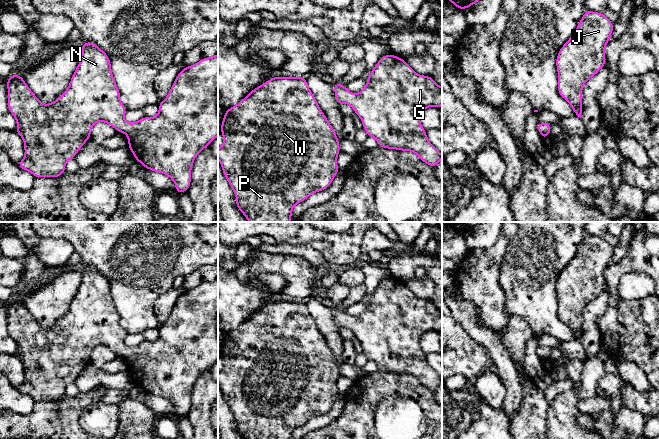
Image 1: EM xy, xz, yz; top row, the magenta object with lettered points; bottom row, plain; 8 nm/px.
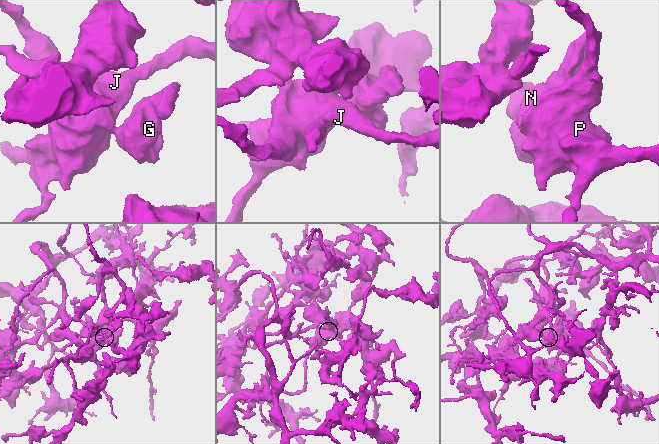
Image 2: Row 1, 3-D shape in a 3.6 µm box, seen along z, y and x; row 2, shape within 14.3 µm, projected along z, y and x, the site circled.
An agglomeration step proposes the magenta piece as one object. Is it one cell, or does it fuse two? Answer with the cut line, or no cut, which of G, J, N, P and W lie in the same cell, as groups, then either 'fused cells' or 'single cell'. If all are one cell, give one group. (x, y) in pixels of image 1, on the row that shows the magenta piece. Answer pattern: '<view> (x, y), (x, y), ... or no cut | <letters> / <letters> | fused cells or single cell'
no cut | G J N P W | single cell

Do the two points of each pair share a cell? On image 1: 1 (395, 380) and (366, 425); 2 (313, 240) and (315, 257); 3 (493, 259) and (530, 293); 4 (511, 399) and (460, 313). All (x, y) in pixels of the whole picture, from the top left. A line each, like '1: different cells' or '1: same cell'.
1: same cell
2: different cells
3: different cells
4: same cell

